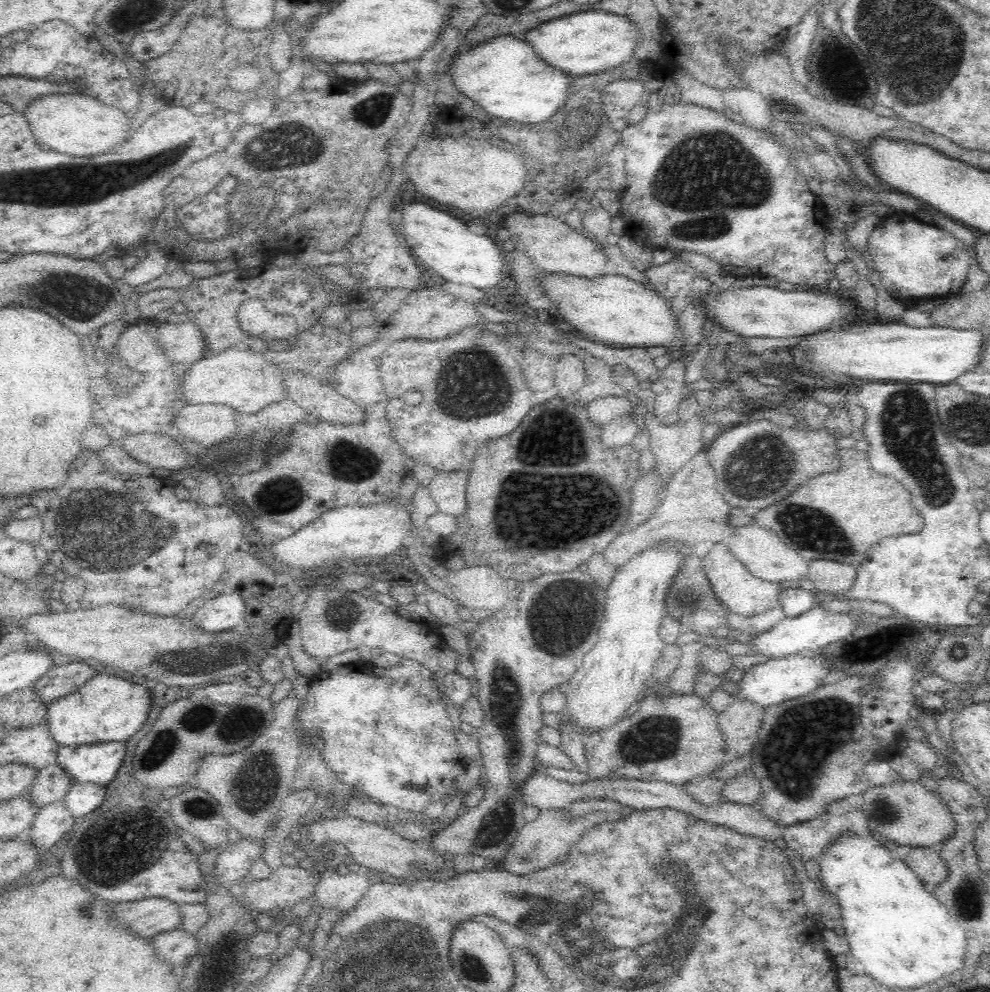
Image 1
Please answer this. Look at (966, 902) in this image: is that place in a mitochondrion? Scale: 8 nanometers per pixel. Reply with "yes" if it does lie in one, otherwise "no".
yes

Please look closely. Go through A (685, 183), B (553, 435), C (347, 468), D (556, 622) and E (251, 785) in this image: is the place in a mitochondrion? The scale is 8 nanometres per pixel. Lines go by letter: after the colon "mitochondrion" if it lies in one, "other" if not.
A: mitochondrion
B: mitochondrion
C: mitochondrion
D: mitochondrion
E: mitochondrion

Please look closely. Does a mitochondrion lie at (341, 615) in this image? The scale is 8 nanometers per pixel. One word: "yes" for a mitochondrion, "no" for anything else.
yes

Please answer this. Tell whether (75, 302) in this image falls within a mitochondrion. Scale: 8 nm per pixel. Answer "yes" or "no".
yes

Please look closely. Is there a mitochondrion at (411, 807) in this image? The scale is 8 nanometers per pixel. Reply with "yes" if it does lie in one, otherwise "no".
no

